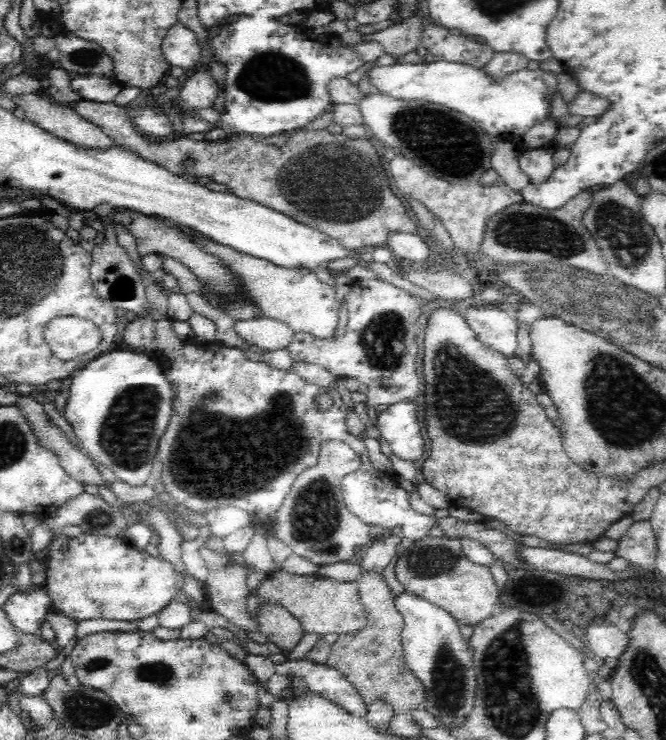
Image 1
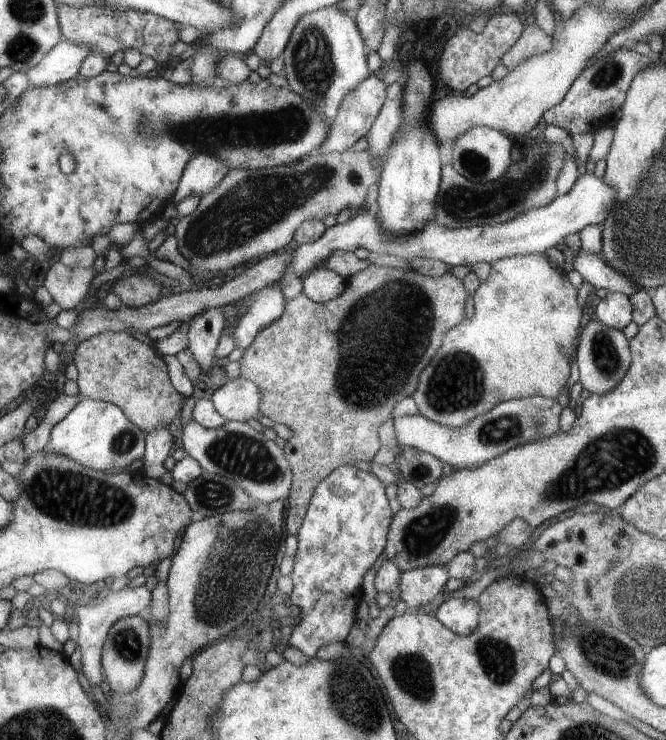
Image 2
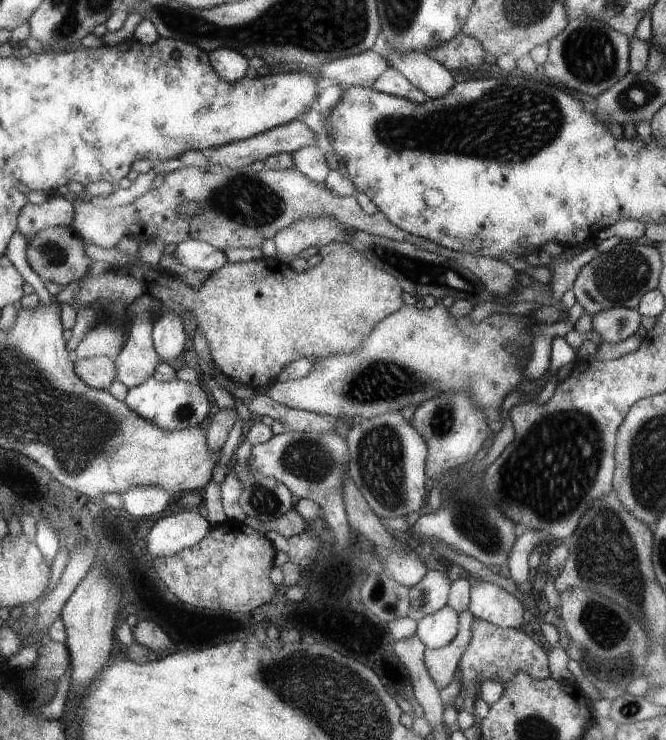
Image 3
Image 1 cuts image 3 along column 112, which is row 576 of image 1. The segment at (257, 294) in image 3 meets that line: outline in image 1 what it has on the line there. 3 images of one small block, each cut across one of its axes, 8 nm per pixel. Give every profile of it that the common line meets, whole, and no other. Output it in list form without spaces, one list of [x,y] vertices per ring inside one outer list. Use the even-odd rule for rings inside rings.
[[[277,569],[262,581],[258,588],[258,598],[283,604],[300,621],[304,633],[314,632],[324,636],[335,632],[345,636],[347,633],[359,631],[367,621],[367,612],[359,601],[356,582],[336,583],[317,575],[297,576]]]

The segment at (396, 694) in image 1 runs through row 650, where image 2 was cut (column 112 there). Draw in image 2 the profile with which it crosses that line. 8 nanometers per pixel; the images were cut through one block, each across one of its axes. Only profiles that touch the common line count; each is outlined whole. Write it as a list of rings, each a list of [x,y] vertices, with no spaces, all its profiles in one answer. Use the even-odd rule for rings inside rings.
[[[105,331],[85,339],[70,357],[78,366],[81,396],[116,404],[125,415],[147,433],[167,425],[177,416],[183,398],[169,382],[163,358],[129,331]]]

